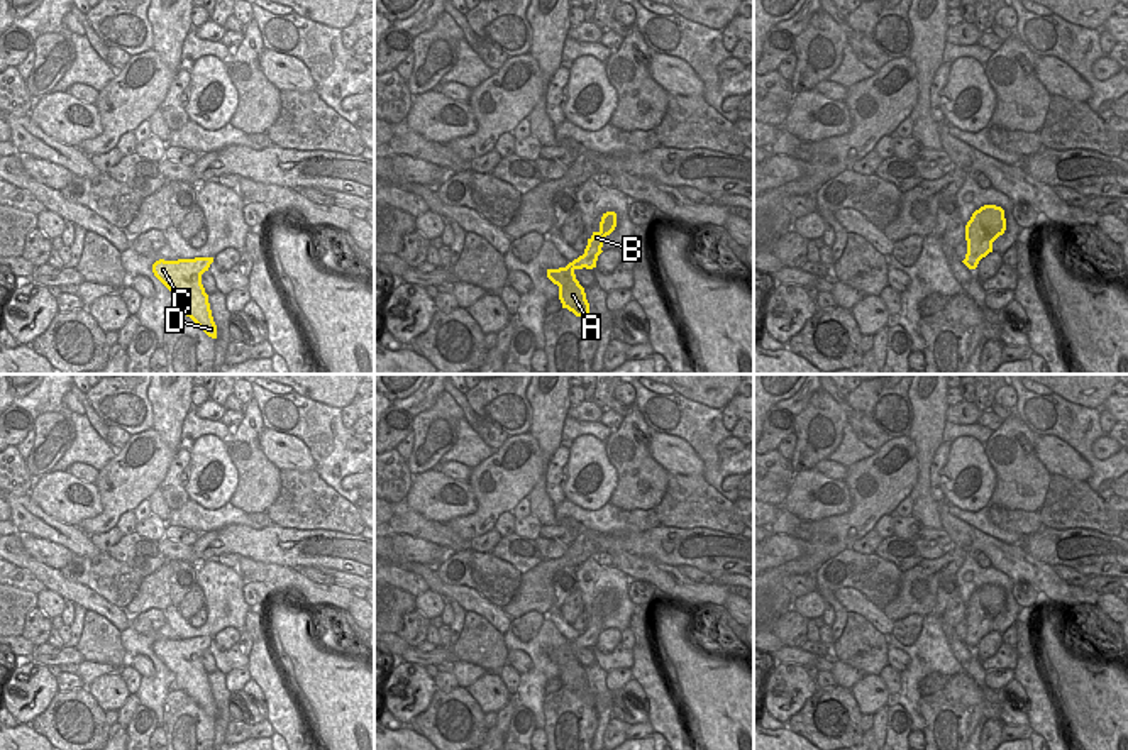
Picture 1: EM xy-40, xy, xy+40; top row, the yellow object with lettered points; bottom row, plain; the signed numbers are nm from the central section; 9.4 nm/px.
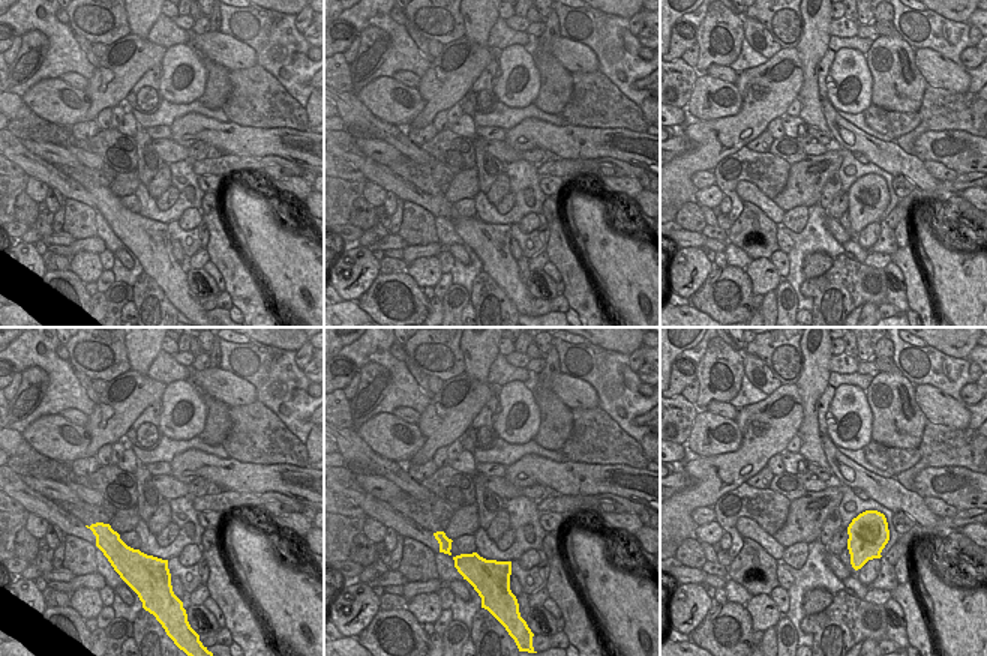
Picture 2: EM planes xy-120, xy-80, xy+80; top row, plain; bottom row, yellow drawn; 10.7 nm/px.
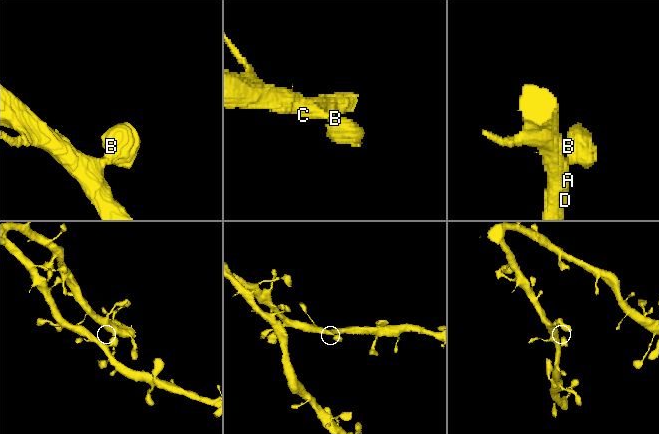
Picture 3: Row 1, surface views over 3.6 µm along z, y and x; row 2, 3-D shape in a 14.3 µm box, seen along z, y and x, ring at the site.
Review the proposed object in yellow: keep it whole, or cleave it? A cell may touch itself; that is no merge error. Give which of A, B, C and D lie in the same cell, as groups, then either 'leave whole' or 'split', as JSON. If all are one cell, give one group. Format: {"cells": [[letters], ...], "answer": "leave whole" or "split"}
{"cells": [["A", "B", "C", "D"]], "answer": "leave whole"}

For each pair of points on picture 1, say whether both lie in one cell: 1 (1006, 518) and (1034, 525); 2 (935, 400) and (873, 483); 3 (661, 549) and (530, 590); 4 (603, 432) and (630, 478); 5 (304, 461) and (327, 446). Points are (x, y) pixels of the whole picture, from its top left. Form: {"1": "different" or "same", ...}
{"1": "same", "2": "different", "3": "same", "4": "different", "5": "different"}

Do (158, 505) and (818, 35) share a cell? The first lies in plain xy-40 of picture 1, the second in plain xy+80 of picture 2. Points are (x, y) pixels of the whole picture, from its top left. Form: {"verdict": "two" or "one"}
{"verdict": "one"}

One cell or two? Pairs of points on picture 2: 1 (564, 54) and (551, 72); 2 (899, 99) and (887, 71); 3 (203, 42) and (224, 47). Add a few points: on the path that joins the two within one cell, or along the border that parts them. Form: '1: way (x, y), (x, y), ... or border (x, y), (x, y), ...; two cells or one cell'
1: border (560, 35), (552, 44), (552, 54), (570, 74); two cells
2: way (896, 92), (893, 78); one cell
3: way (207, 44), (219, 47); one cell

